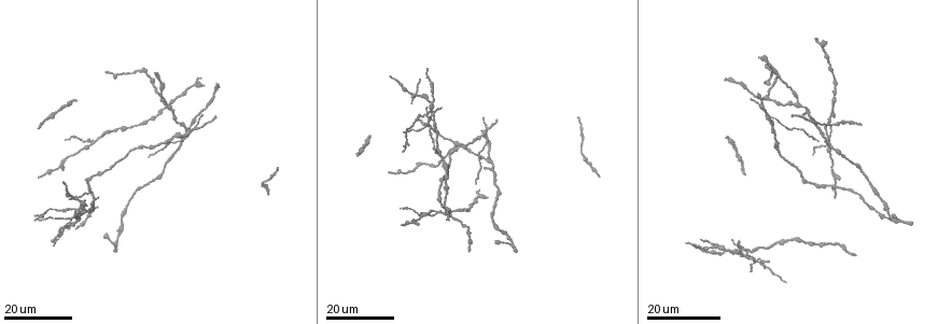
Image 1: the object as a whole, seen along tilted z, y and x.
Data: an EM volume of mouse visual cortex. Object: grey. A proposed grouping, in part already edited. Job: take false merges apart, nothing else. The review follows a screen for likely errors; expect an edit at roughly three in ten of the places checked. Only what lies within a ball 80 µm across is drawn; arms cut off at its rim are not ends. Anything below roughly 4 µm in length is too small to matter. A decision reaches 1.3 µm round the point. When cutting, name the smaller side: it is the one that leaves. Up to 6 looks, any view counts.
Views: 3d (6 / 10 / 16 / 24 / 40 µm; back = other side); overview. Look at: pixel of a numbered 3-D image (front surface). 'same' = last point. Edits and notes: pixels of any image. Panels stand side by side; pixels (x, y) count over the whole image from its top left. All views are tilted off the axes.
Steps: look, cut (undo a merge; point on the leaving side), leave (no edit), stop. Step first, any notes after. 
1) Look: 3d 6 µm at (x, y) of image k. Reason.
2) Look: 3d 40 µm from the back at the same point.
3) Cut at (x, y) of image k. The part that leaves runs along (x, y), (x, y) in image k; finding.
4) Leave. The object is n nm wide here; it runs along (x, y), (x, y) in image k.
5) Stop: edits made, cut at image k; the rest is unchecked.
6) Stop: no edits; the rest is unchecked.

Look: 3d 16 µm at (432, 114) of image 1. Four arms meet.

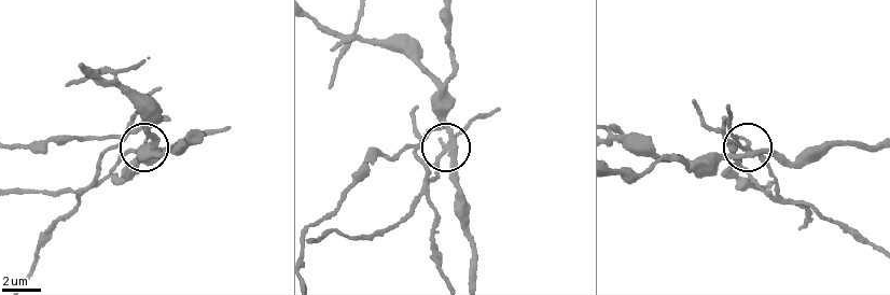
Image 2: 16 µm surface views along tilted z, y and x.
Look: 3d 10 µm at (448, 148) of image 2.

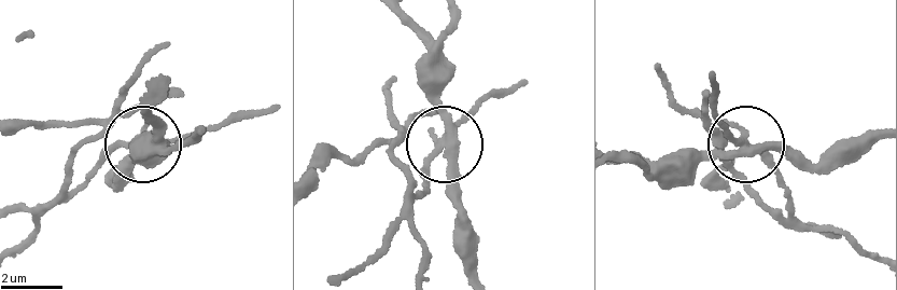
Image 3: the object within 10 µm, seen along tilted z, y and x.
Look: 3d 10 µm from the back at (442, 146) of image 3.

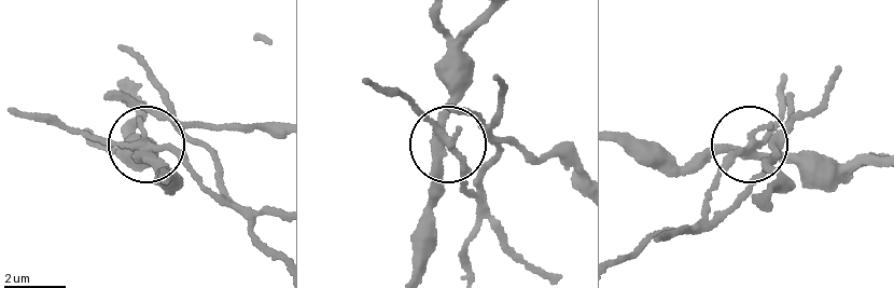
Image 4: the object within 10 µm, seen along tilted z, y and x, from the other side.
Cut at (473, 117) of image 4. The part that leaves runs along (447, 140), (468, 188), (512, 146), (558, 156), (581, 177) in image 4; two neurons meet here.

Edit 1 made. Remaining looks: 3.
Look: overview. Redraw.

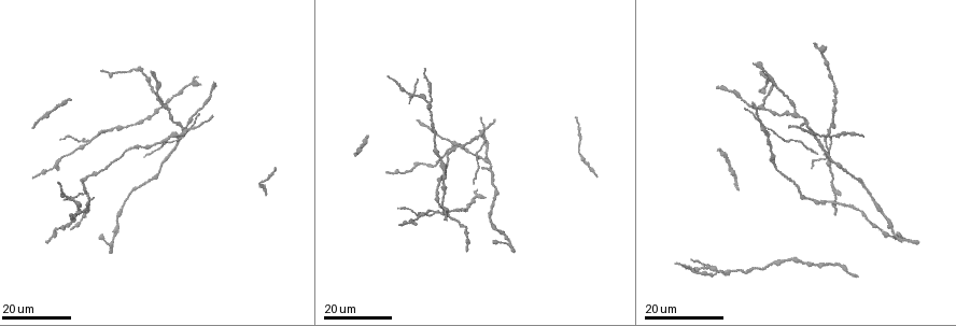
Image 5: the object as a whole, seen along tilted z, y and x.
Look: 3d 16 µm at (706, 266) of image 5.

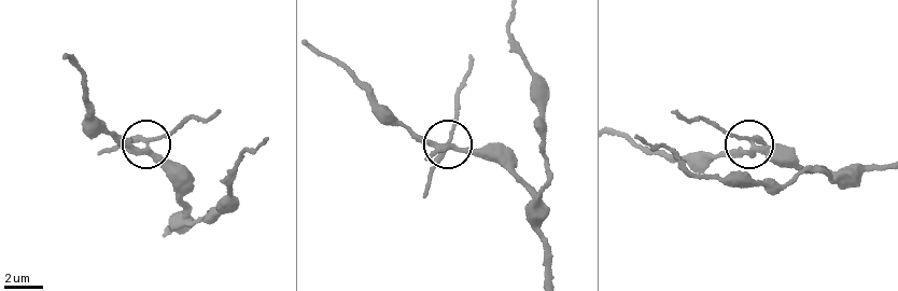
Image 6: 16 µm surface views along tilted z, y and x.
Look: 3d 6 µm at (147, 142) of image 6.

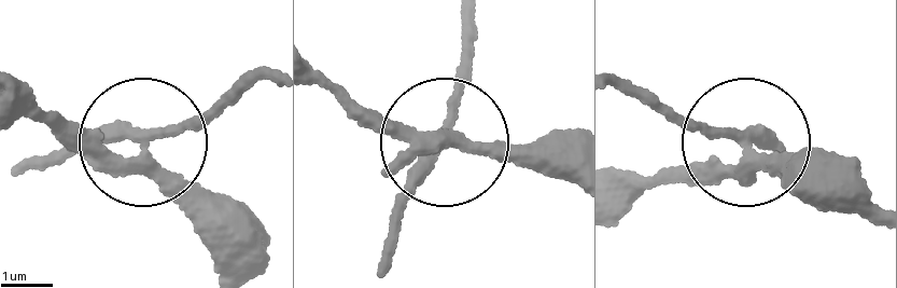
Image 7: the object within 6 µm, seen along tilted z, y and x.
Cut at (402, 202) of image 7. The object is 240 nm wide here; the part that leaves runs along (452, 142), (446, 113), (473, 12) in image 7; two neurons meet here.

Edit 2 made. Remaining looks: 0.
Stop: edits made, cut at image 4, cut at image 7; the rest is unchecked.

